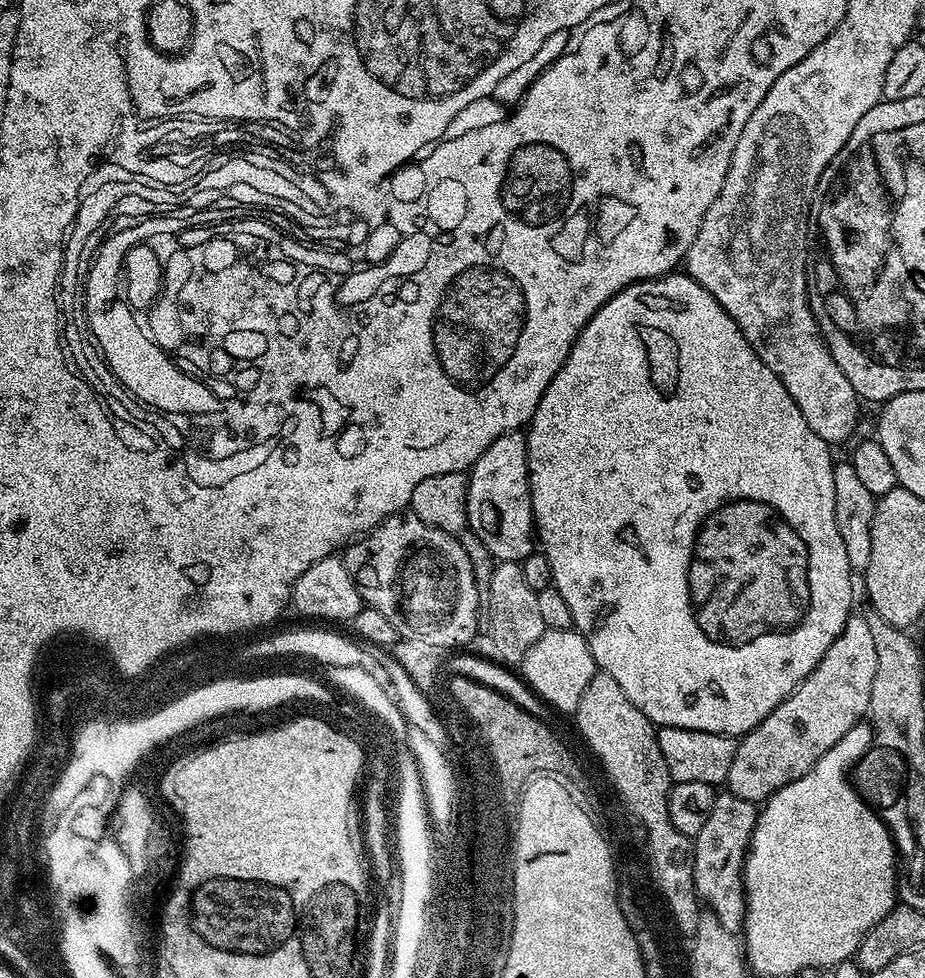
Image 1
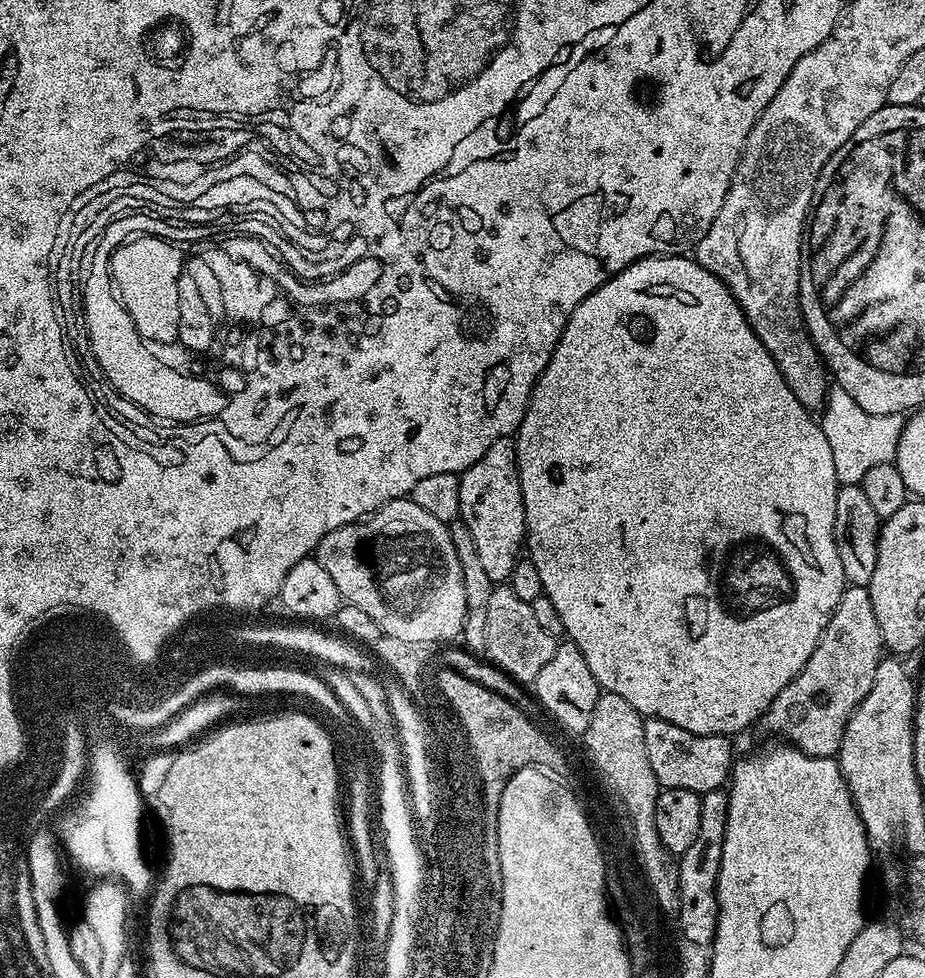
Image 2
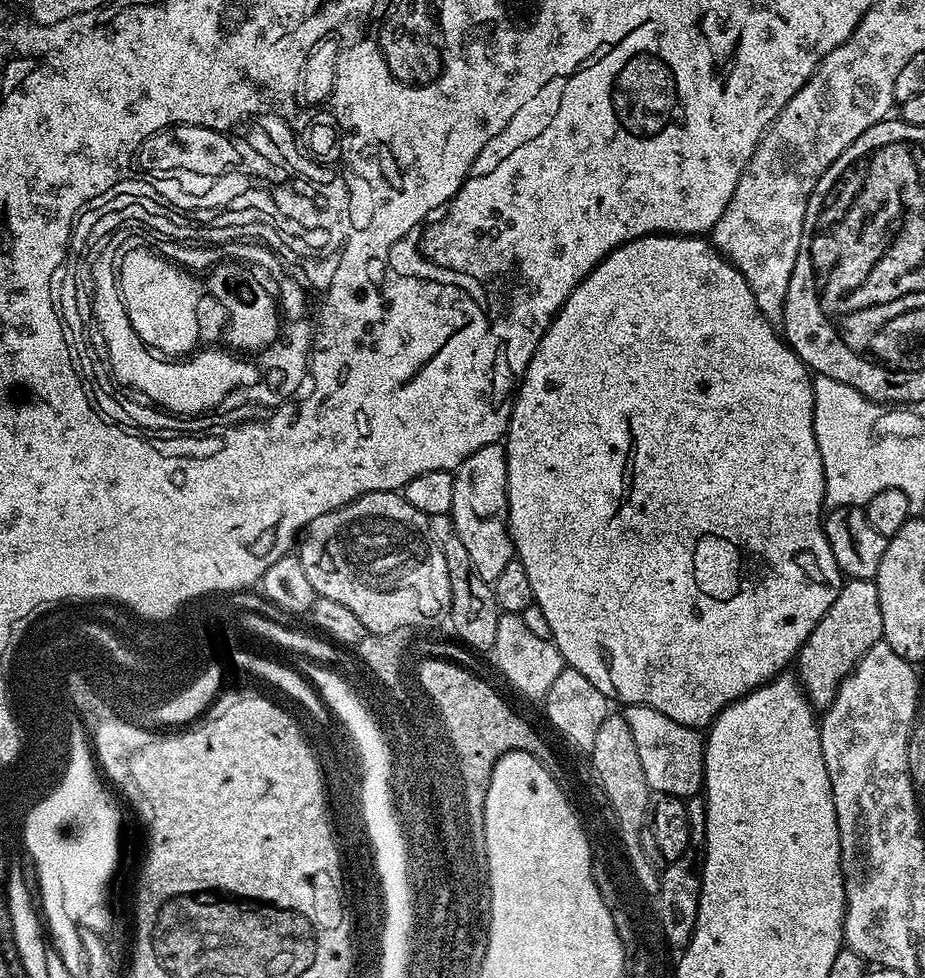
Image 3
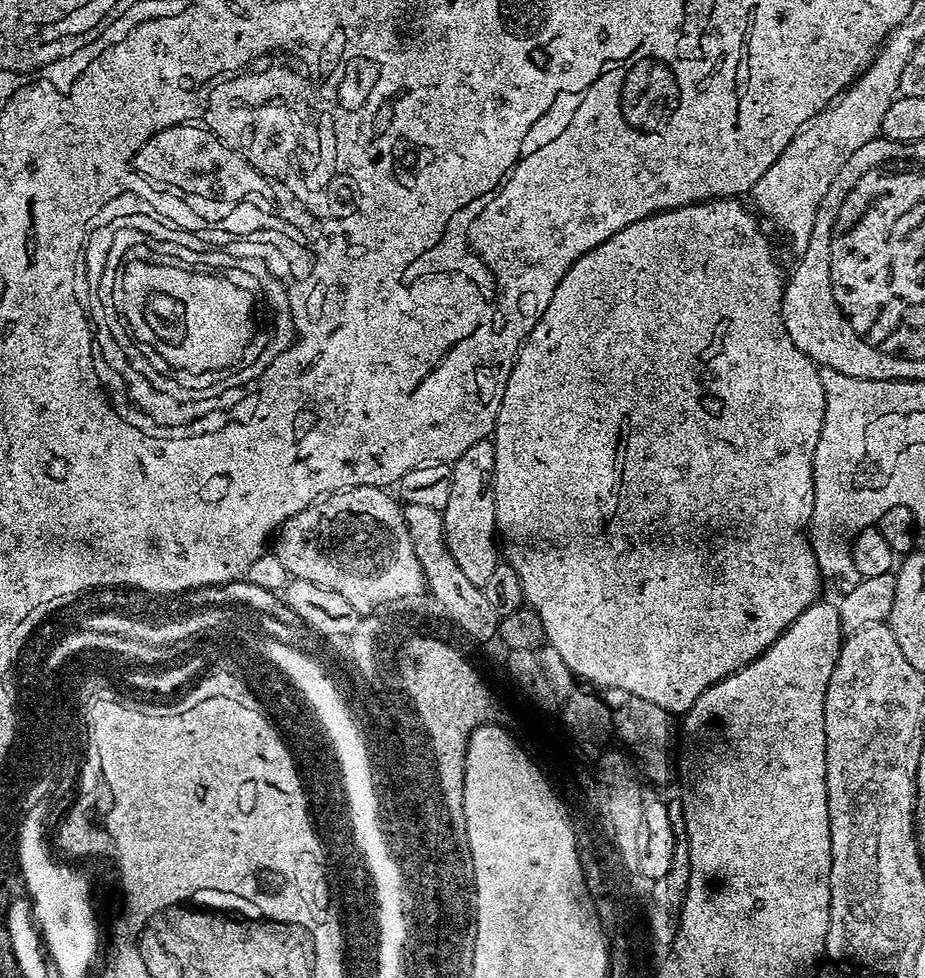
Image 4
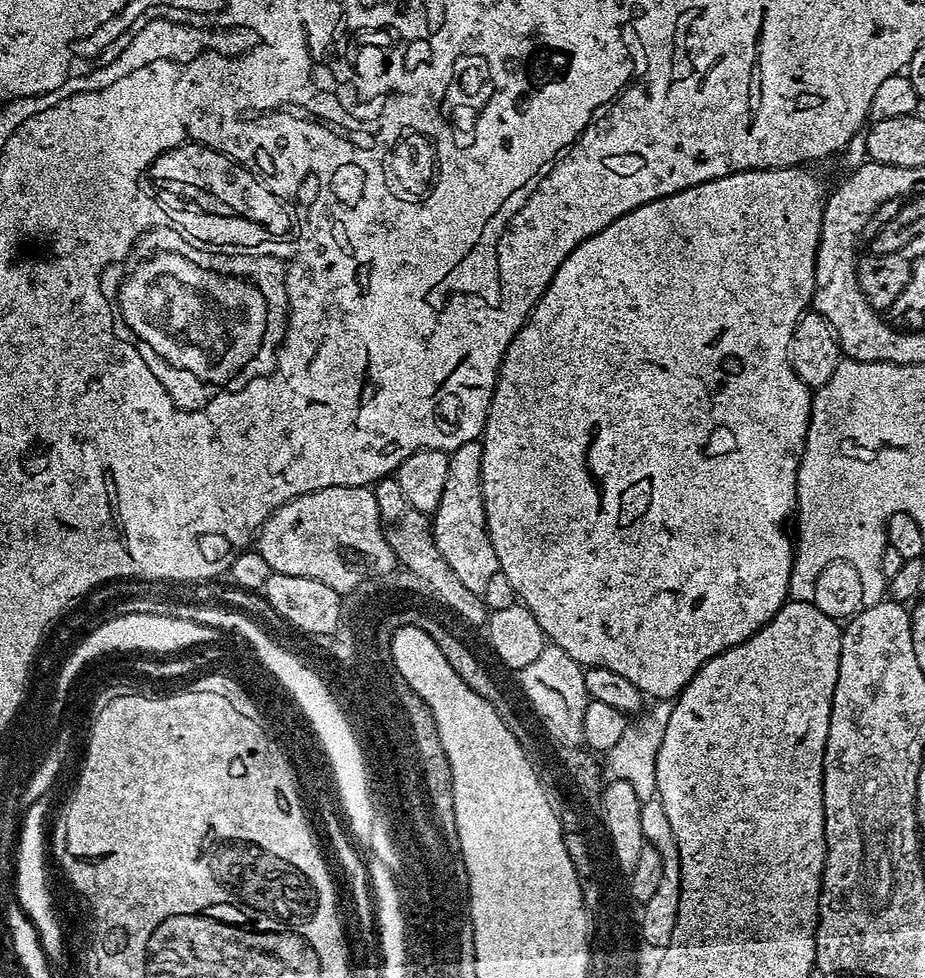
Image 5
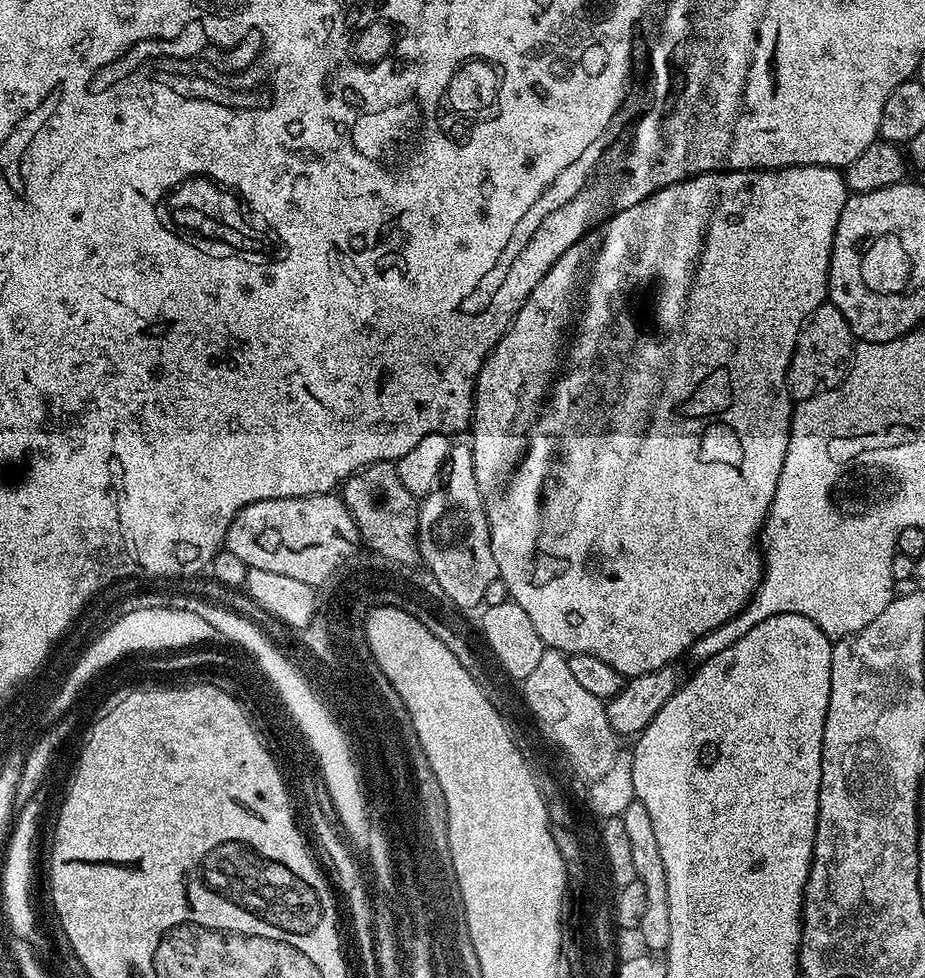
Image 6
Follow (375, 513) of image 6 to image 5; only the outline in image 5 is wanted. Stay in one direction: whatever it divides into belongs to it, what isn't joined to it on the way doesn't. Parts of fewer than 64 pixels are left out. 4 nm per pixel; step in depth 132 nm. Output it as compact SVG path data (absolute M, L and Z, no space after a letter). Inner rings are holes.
M395 478L377 480L374 491L384 537L386 542L390 542L390 548L394 550L399 567L422 578L424 588L437 601L452 608L465 625L466 623L483 625L488 619L489 611L484 607L481 593L466 590L466 586L462 586L462 581L454 575L454 570L450 570L446 558L442 558L442 554L438 554L431 519L425 513L414 510L414 506L410 506L406 494L402 494L402 486L398 486Z

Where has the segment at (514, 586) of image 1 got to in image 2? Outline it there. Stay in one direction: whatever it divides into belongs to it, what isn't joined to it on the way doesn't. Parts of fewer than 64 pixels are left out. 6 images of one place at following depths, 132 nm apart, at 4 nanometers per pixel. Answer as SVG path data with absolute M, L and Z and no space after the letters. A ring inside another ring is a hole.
M507 586L493 587L482 635L488 647L487 659L517 682L535 681L538 670L550 662L558 647L557 637L546 634L546 630L538 626L532 605L522 602L522 598L518 598L518 594L514 594L514 590Z

